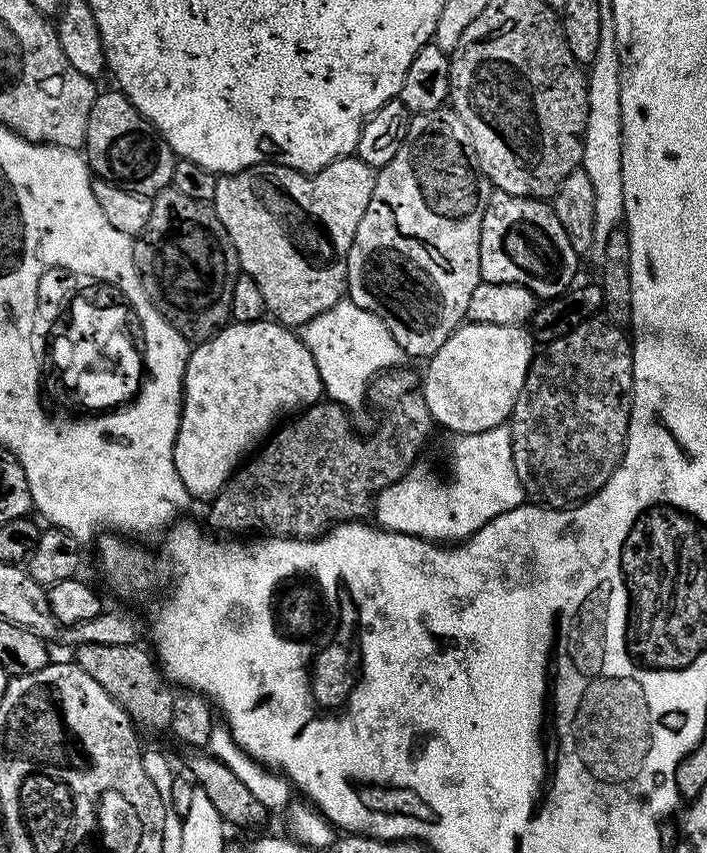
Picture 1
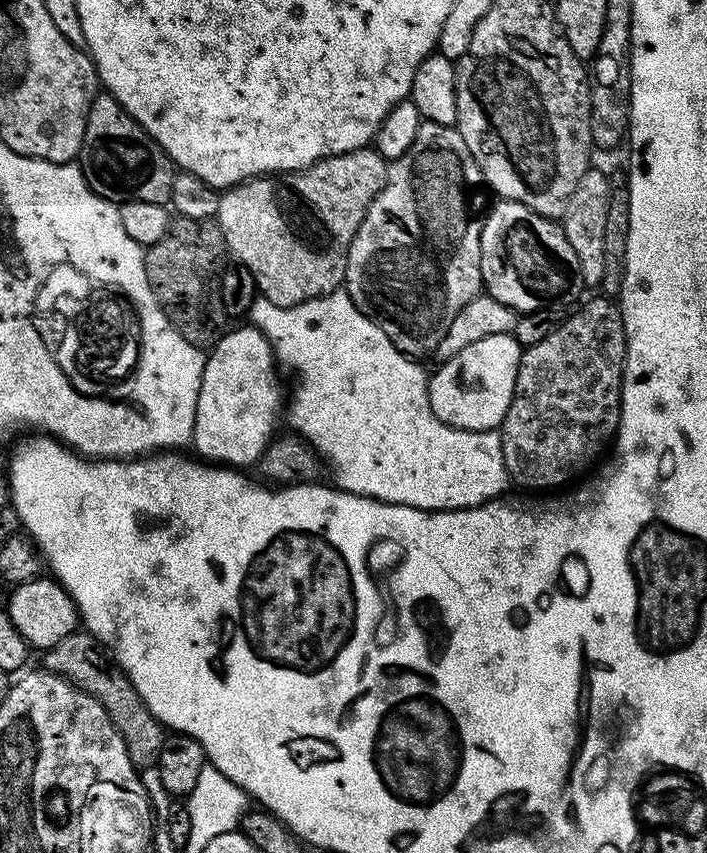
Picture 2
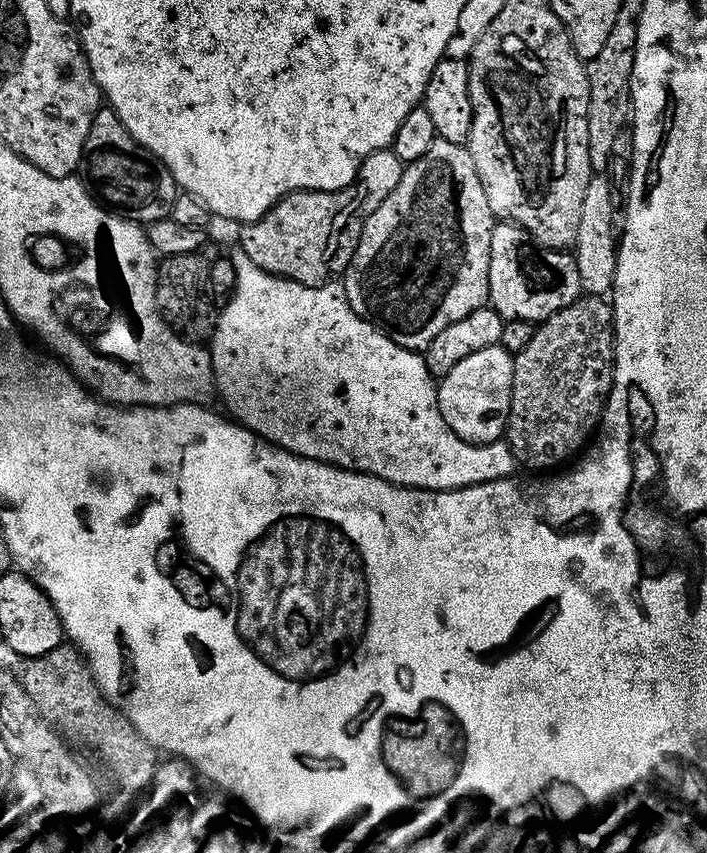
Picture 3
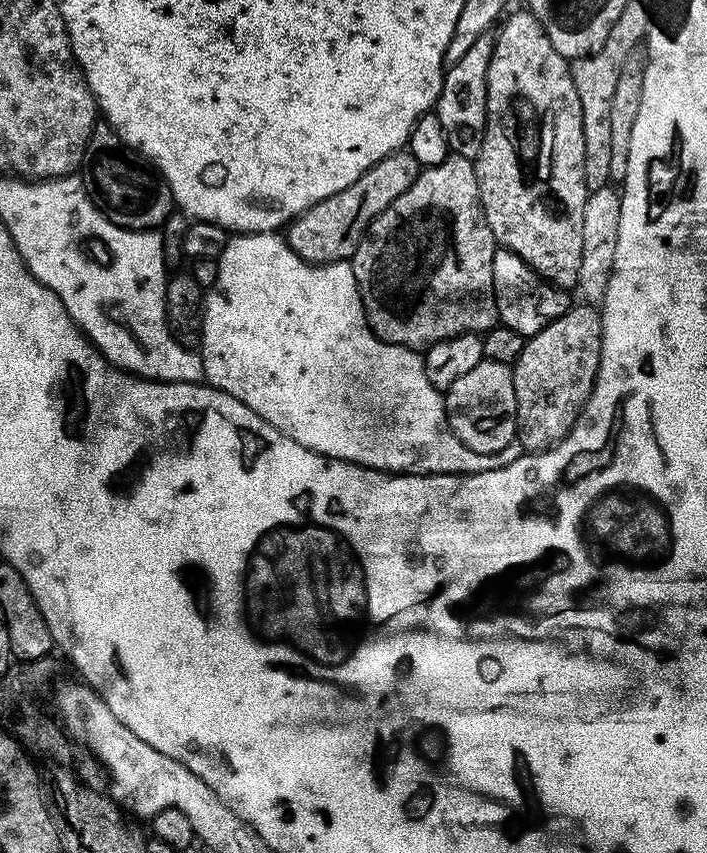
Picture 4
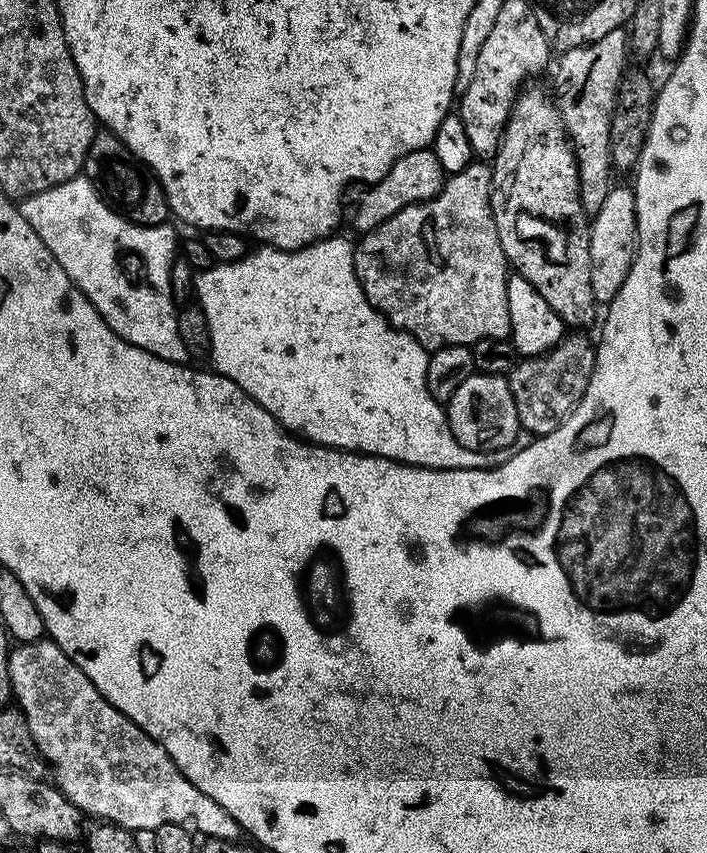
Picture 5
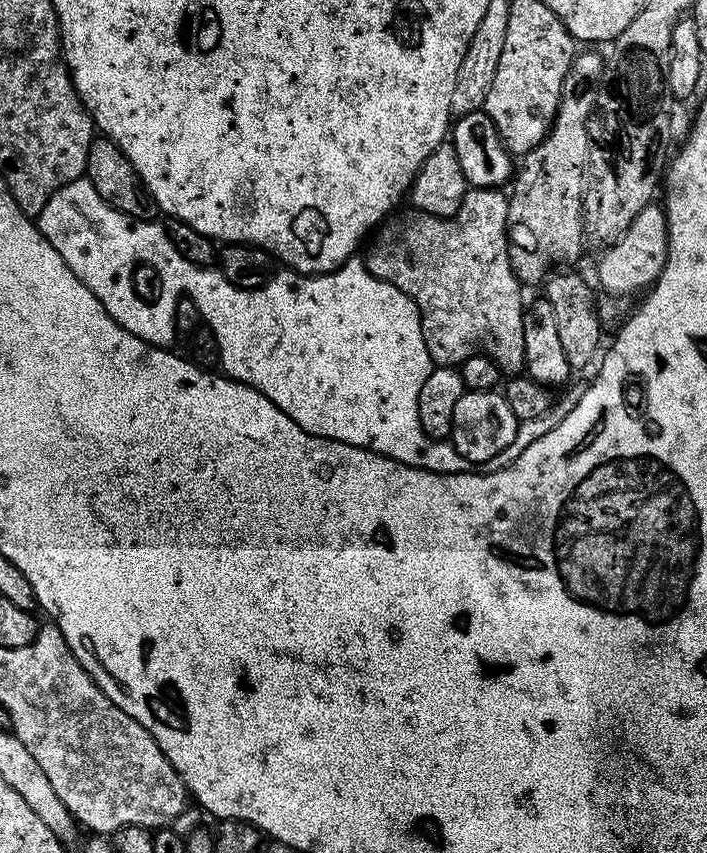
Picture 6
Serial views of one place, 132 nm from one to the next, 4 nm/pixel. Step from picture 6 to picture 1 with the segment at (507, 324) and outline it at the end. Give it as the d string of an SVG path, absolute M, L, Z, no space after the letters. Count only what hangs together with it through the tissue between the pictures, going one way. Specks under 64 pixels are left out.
M445 106L429 112L417 112L408 121L406 138L402 146L398 146L398 154L390 158L386 167L376 172L374 194L370 198L370 206L366 206L366 214L362 214L362 222L358 222L358 234L354 234L354 242L350 246L348 255L348 287L347 299L353 300L362 310L382 318L386 322L386 330L394 334L394 342L404 351L405 357L424 356L430 358L450 338L450 334L465 323L470 298L474 294L474 286L478 286L480 279L480 235L482 234L482 218L488 205L489 193L484 192L486 181L476 164L474 146L470 142L470 134L466 130L466 122L451 106Z

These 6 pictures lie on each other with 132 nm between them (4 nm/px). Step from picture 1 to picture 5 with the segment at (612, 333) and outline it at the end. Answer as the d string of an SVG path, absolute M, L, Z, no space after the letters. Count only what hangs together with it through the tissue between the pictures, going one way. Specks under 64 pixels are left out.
M584 334L565 335L549 352L521 359L506 377L510 394L514 394L521 429L525 433L532 432L533 437L558 430L560 423L578 406L582 394L586 394L586 386L595 365L593 341L588 341Z

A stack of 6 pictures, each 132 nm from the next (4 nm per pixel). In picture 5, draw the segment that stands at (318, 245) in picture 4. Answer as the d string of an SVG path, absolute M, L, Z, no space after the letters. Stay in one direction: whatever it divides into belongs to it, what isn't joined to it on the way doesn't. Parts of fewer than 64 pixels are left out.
M431 147L419 148L410 154L402 154L402 158L398 158L398 162L390 166L388 173L377 184L371 185L365 191L368 193L361 198L360 205L356 208L357 233L363 234L374 230L379 224L386 222L386 218L398 214L398 210L406 206L432 200L444 189L445 179L444 167L438 162L436 153Z

